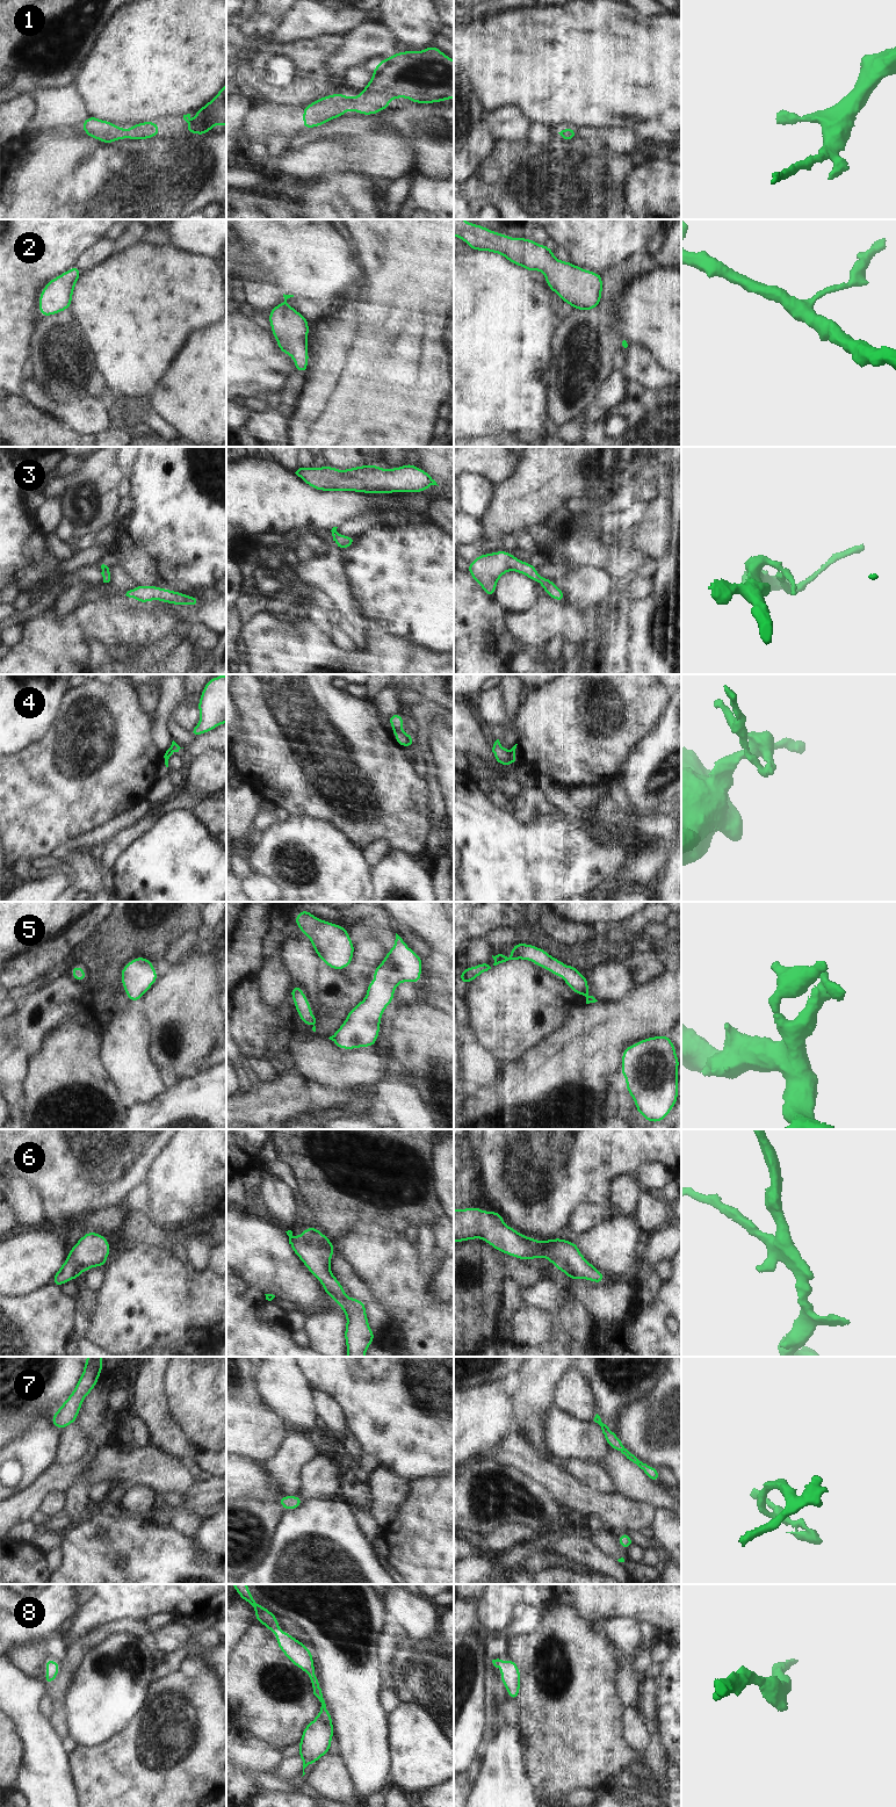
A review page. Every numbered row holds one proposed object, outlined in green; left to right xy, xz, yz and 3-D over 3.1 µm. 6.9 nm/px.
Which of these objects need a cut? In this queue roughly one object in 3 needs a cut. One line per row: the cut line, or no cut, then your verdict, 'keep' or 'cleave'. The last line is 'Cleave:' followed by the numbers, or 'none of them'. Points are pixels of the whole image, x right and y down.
1: cut none; keep
2: cut none; keep
3: cut none; keep
4: cut yz (507, 751), (511, 760); cleave
5: cut none; keep
6: cut none; keep
7: cut none; keep
8: cut none; keep
Cleave: 4

